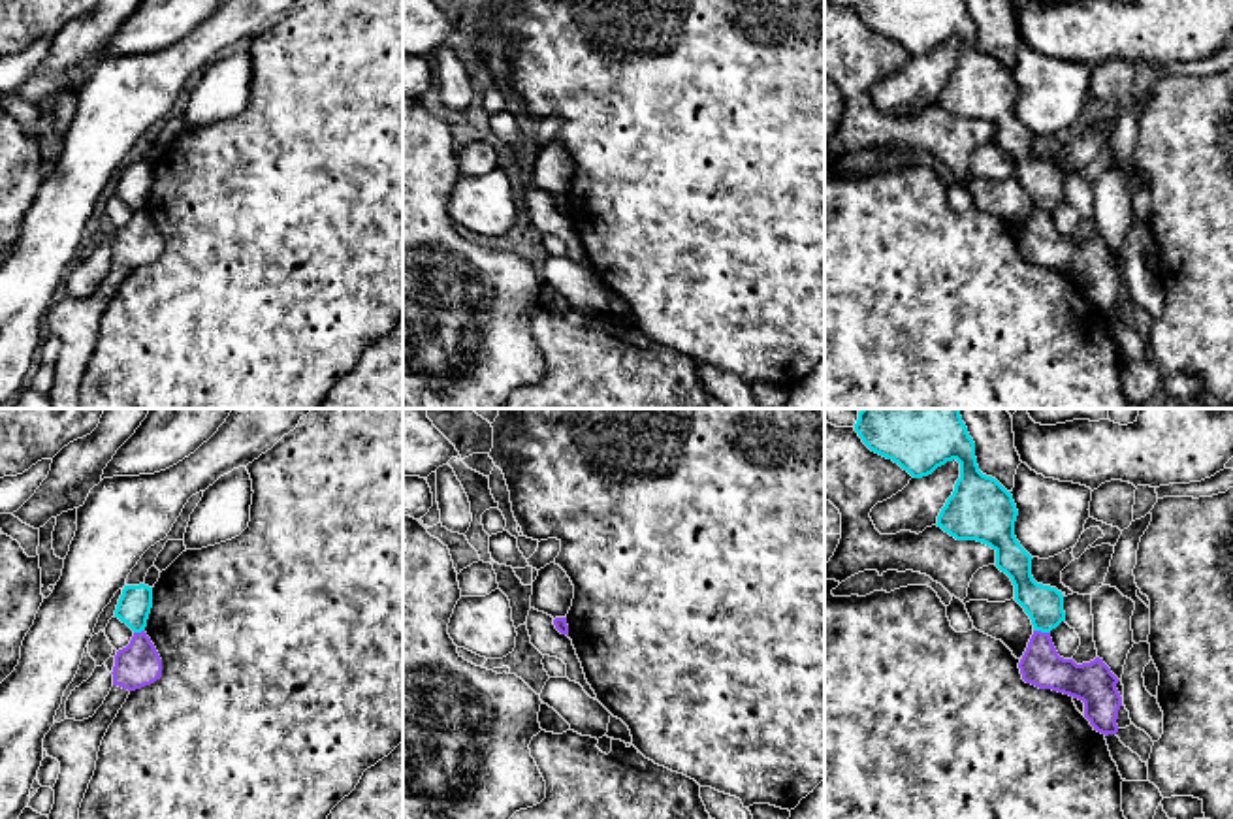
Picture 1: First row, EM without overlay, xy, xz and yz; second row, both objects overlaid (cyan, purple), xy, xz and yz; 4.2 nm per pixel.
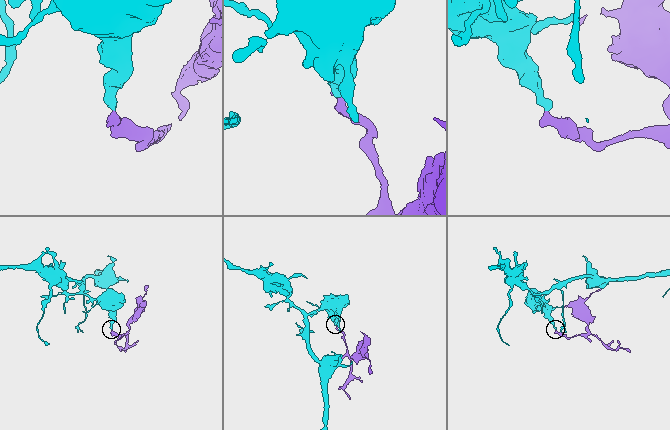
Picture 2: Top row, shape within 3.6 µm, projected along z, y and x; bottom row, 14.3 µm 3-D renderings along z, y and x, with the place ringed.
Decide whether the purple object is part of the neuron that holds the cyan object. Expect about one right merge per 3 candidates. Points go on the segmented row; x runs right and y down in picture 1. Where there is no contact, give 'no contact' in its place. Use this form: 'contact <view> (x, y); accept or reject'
contact yz (1041, 631); reject

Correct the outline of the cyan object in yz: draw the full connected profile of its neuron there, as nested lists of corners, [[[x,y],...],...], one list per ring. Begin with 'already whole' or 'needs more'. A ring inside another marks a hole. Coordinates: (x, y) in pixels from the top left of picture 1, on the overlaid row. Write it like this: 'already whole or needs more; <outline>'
already whole; [[[862,409],[855,431],[872,452],[892,459],[913,478],[928,476],[937,467],[956,459],[960,463],[960,478],[954,484],[953,495],[941,508],[936,525],[956,540],[977,540],[996,552],[996,567],[1011,578],[1015,601],[1030,616],[1033,631],[1050,633],[1065,621],[1062,591],[1033,580],[1033,557],[1015,537],[1018,510],[1011,491],[996,478],[979,471],[975,442],[962,422],[960,409]]]

